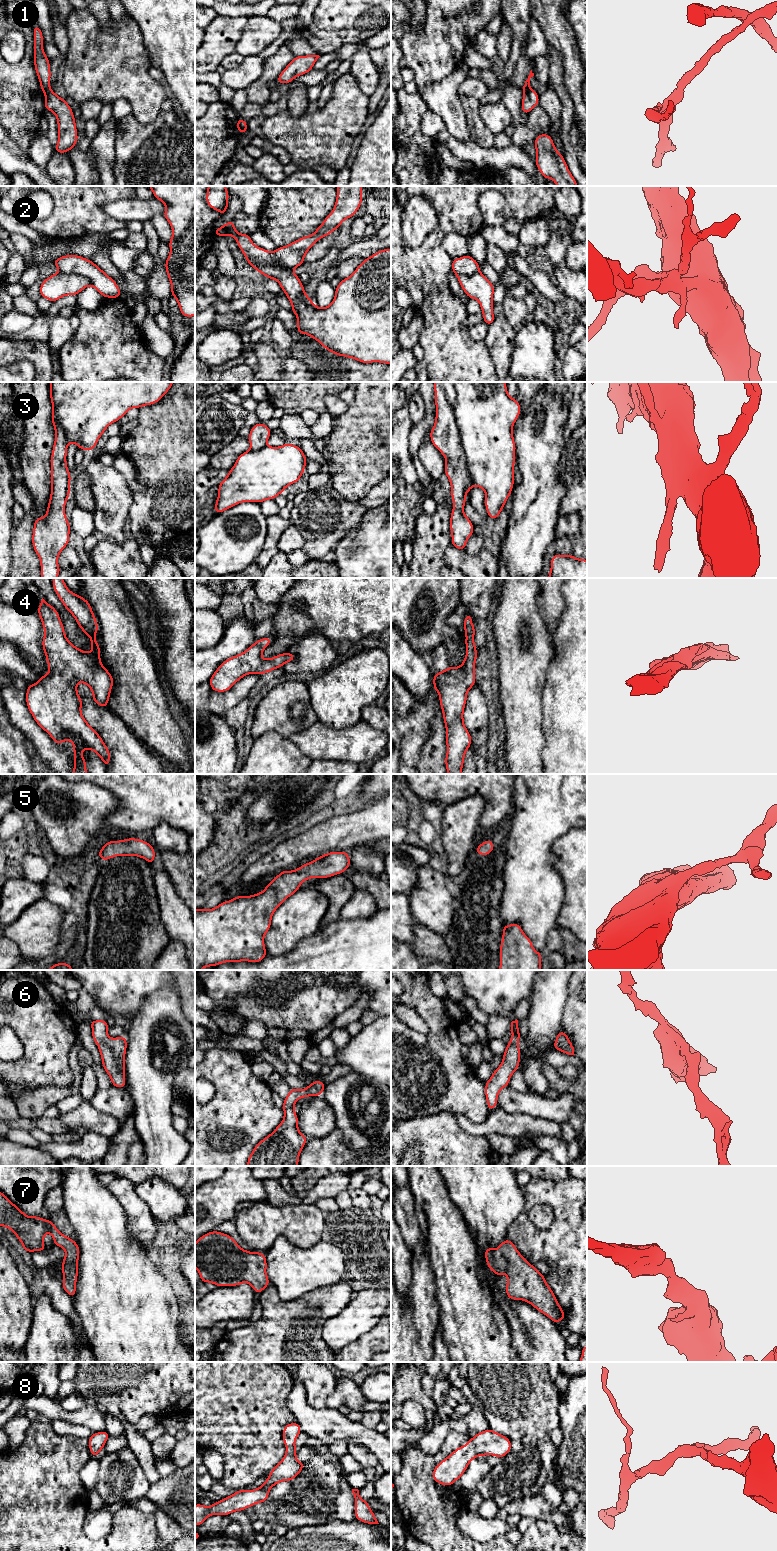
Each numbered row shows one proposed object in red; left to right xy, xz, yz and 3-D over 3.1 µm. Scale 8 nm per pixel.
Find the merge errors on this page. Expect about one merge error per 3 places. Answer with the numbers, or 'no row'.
1, 2, 3

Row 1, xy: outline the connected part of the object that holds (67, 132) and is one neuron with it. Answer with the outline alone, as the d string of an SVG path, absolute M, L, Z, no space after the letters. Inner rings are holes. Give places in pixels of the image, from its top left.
M52 90L45 94L44 109L52 111L58 122L58 142L54 152L67 153L75 147L78 141L76 128L76 119L73 116L73 110L63 98L60 98Z

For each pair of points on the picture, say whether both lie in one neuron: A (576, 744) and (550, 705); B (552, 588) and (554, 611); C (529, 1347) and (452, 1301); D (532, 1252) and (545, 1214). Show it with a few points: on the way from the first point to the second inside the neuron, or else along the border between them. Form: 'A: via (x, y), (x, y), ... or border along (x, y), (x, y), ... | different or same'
A: via (576, 734), (576, 731), (560, 715) | same
B: via (552, 594), (552, 605) | same
C: border along (505, 1315), (510, 1327), (511, 1344), (517, 1351) | different
D: border along (527, 1214), (542, 1229), (554, 1220) | different

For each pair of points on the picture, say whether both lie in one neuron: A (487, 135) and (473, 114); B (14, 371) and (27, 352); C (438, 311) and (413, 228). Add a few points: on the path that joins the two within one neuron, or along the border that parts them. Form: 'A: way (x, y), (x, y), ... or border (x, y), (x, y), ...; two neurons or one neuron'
A: way (482, 130), (473, 119); one neuron
B: border (10, 364), (20, 360), (28, 360), (36, 371); two neurons
C: border (434, 228), (419, 245), (405, 246), (403, 244); two neurons

